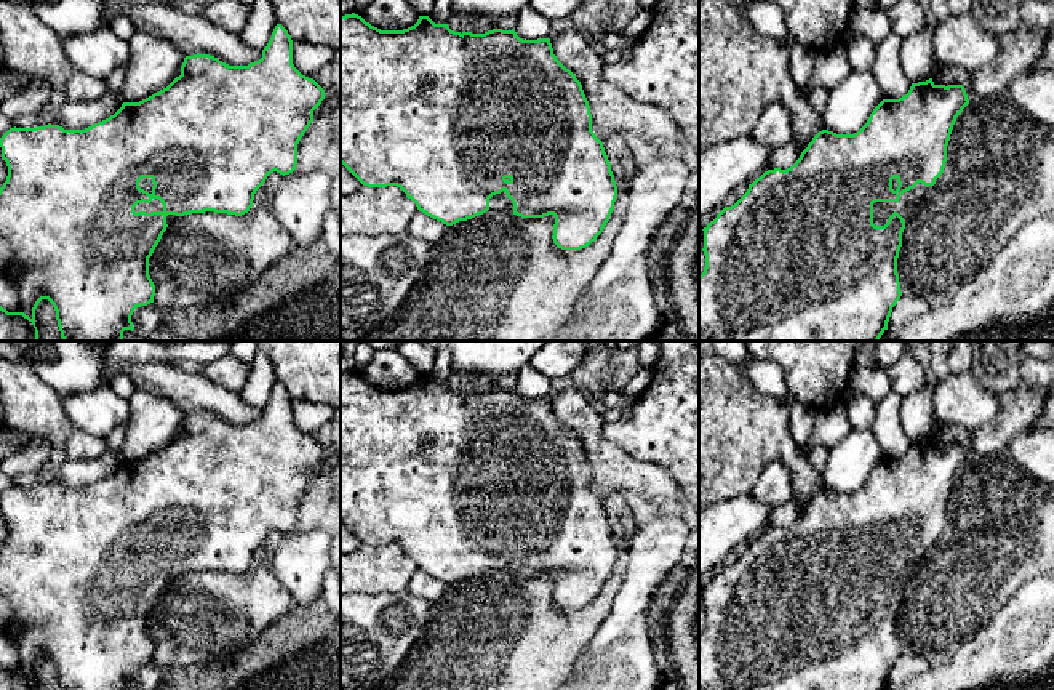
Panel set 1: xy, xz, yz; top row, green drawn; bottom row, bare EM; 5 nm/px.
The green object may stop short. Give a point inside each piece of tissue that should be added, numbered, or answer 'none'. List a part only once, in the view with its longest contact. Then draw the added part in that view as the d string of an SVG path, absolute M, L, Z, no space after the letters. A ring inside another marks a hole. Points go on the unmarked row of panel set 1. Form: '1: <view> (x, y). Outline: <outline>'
1: yz (882, 569). Outline: M918 541L913 548L904 551L899 560L875 560L873 562L873 583L884 584L889 575L899 572L905 583L910 580L916 564L924 557L931 544Z

